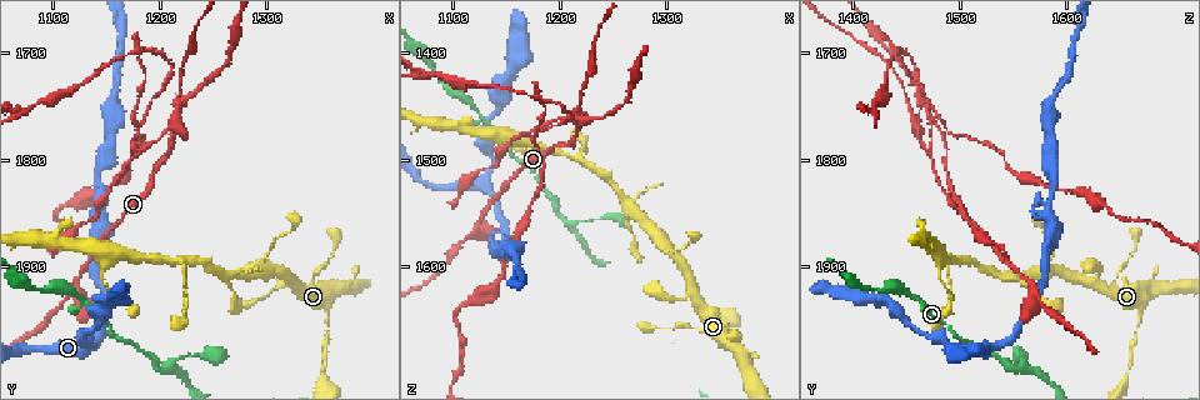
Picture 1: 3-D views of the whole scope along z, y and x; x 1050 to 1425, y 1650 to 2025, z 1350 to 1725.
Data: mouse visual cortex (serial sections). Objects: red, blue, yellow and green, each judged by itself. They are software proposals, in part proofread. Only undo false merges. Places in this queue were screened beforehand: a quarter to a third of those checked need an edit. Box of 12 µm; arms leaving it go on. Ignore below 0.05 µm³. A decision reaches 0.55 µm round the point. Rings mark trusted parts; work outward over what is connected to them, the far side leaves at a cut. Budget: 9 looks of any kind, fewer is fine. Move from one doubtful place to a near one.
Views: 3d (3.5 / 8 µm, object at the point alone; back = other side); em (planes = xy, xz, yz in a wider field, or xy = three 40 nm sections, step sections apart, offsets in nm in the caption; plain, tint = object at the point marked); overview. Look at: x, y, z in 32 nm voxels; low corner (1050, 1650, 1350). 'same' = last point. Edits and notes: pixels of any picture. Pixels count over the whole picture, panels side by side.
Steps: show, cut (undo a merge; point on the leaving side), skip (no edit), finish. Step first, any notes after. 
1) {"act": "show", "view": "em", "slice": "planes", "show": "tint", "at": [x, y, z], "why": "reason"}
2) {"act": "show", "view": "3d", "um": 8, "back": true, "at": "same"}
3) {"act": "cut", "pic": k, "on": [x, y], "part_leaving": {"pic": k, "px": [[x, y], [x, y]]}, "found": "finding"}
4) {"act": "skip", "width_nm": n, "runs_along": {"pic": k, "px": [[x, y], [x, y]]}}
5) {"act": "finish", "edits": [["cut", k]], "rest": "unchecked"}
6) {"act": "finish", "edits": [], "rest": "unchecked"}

{"act": "show", "view": "3d", "um": 3.5, "at": [1218, 1752, 1464], "why": "four-way junction"}

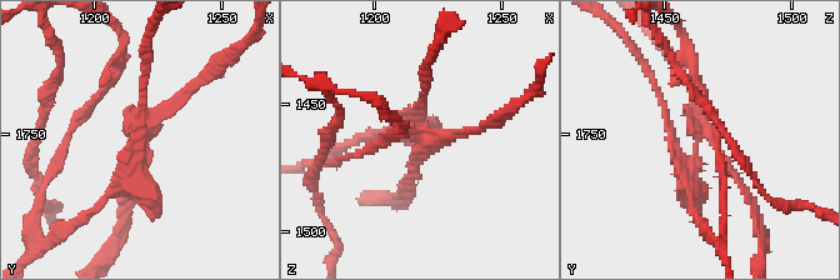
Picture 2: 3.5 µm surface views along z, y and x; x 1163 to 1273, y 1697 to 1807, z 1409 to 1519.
{"act": "show", "view": "em", "slice": "planes", "show": "tint", "at": [1219, 1750, 1466], "arms": 4, "arm_widths_nm": [100, 100, 150, 250], "why": "shape alone is not enough"}

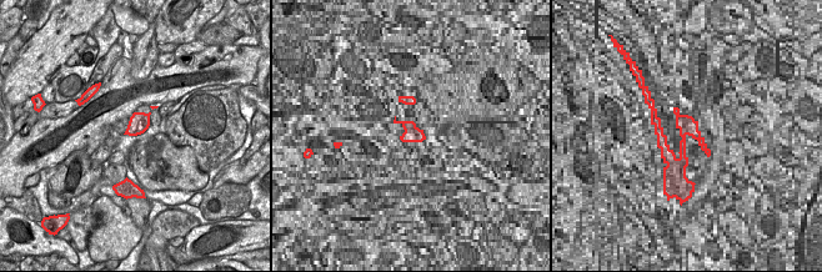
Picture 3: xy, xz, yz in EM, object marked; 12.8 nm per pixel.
{"act": "cut", "pic": 2, "on": [116, 178], "part_leaving": {"pic": 2, "px": [[141, 149], [138, 176], [65, 230]]}, "found": "a second cell is stuck on"}

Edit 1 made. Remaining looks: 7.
{"act": "show", "view": "overview", "why": "see it whole again"}

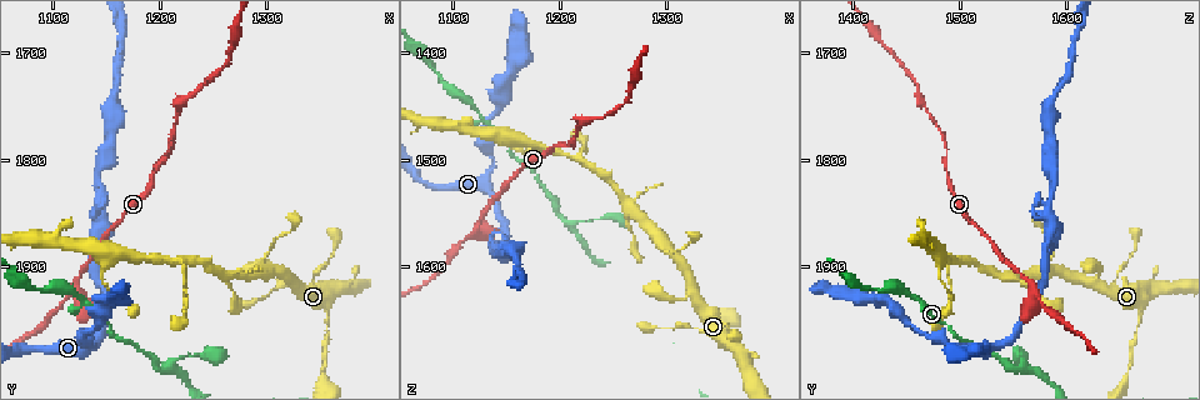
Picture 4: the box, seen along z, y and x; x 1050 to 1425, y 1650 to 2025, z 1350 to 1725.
{"act": "show", "view": "em", "slice": "xy", "step": 5, "show": "tint", "at": [1272, 1906, 1550], "why": "branch point"}

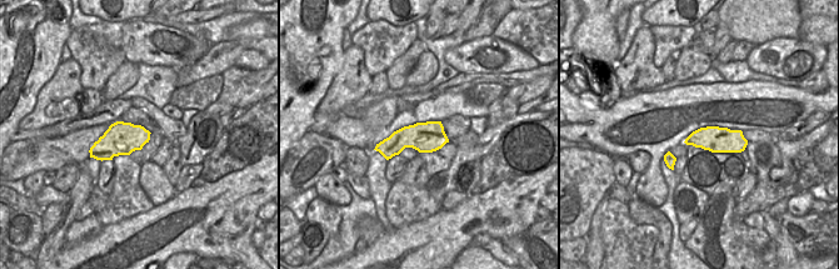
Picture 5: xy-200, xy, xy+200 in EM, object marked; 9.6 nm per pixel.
{"act": "show", "view": "3d", "um": 3.5, "at": "same", "why": "wider look"}

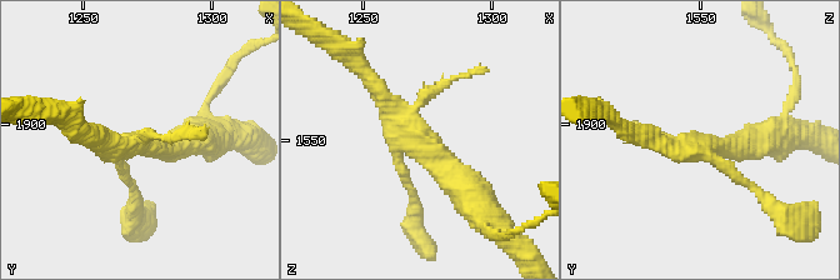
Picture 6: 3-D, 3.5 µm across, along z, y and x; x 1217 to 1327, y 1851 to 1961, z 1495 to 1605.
{"act": "skip", "runs_along": {"pic": 6, "px": [[471, 199], [368, 78]]}, "found": "continuous, no second cell"}

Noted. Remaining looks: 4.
{"act": "show", "view": "3d", "um": 3.5, "at": [1142, 1866, 1586], "why": "abrupt turn"}

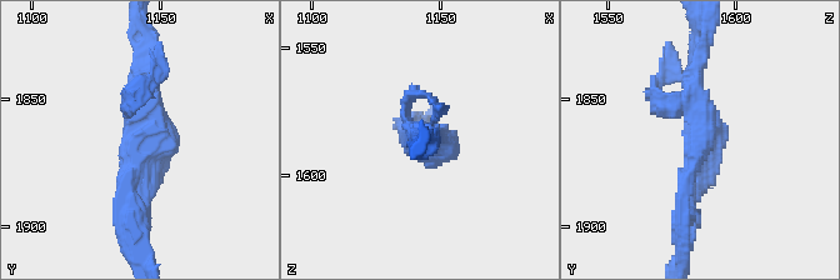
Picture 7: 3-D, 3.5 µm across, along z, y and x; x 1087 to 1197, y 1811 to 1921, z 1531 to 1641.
{"act": "show", "view": "em", "slice": "planes", "show": "tint", "at": [1143, 1864, 1585], "why": "need the tissue"}

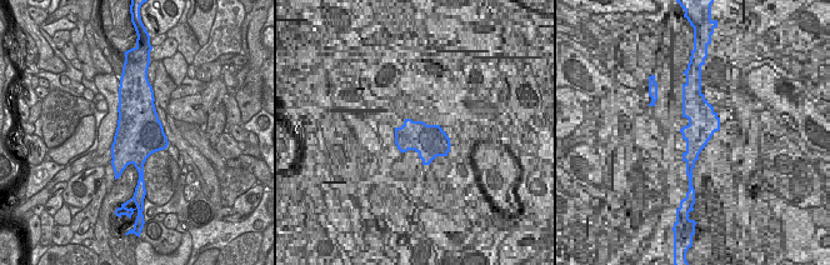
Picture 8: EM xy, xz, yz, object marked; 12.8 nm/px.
{"act": "skip", "runs_along": {"pic": 7, "px": [[683, 210], [701, 53]]}, "found": "one cell here"}

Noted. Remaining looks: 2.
{"act": "show", "view": "3d", "um": 3.5, "back": true, "at": [1208, 1996, 1562], "why": "three arms meet"}

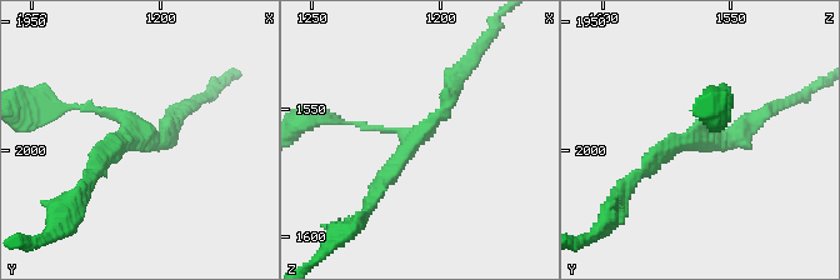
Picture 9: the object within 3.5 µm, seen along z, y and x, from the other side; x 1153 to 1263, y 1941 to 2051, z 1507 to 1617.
{"act": "show", "view": "em", "slice": "xy", "step": 1, "show": "tint", "at": [1207, 1996, 1560]}

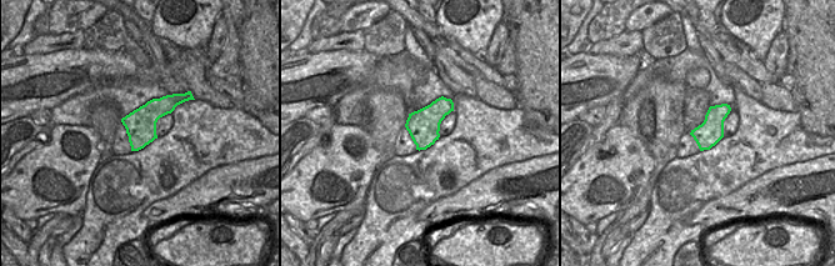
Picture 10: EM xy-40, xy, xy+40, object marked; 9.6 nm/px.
{"act": "skip", "arm_widths_nm": [100, 200, 200], "runs_along": {"pic": 9, "px": [[458, 71], [445, 110], [415, 136], [350, 123]]}, "found": "all the same cell"}

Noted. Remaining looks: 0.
{"act": "finish", "edits": [["cut", 2]], "rest": "unchecked"}

